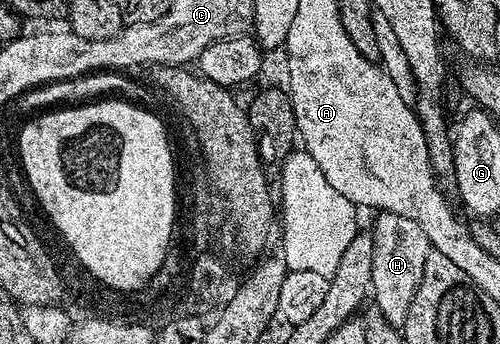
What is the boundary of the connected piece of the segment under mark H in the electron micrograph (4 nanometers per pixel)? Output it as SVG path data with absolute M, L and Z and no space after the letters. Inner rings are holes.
M390 211L379 212L375 217L376 224L370 227L373 239L371 294L374 297L376 295L377 310L383 315L384 320L393 325L400 325L410 313L410 303L414 301L414 295L418 293L418 285L422 281L422 269L426 269L426 257L432 251L432 243L422 231L422 225L418 221L412 221L410 217L402 217Z

